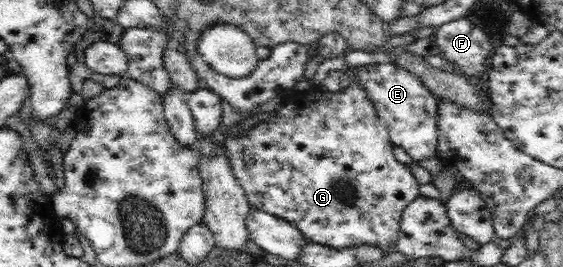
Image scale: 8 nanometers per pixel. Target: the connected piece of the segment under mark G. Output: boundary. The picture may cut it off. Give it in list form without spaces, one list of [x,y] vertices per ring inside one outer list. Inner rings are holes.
[[[356,68],[346,70],[351,76],[350,83],[345,89],[339,92],[327,91],[323,86],[309,88],[306,91],[300,92],[294,90],[288,103],[283,103],[278,110],[270,112],[267,120],[259,121],[253,125],[248,131],[238,134],[239,130],[236,125],[229,127],[227,138],[223,144],[225,155],[229,159],[229,166],[233,171],[233,175],[237,177],[237,182],[245,191],[247,200],[249,201],[252,210],[261,210],[275,216],[281,217],[297,227],[307,242],[319,243],[327,245],[335,249],[344,249],[359,245],[371,245],[379,247],[381,251],[395,250],[398,234],[400,231],[400,222],[405,207],[419,196],[419,182],[413,177],[411,167],[402,164],[395,159],[393,155],[394,145],[391,143],[390,135],[386,125],[381,122],[381,119],[375,112],[375,105],[369,99],[367,91],[361,87],[359,81],[353,78],[356,74]]]

